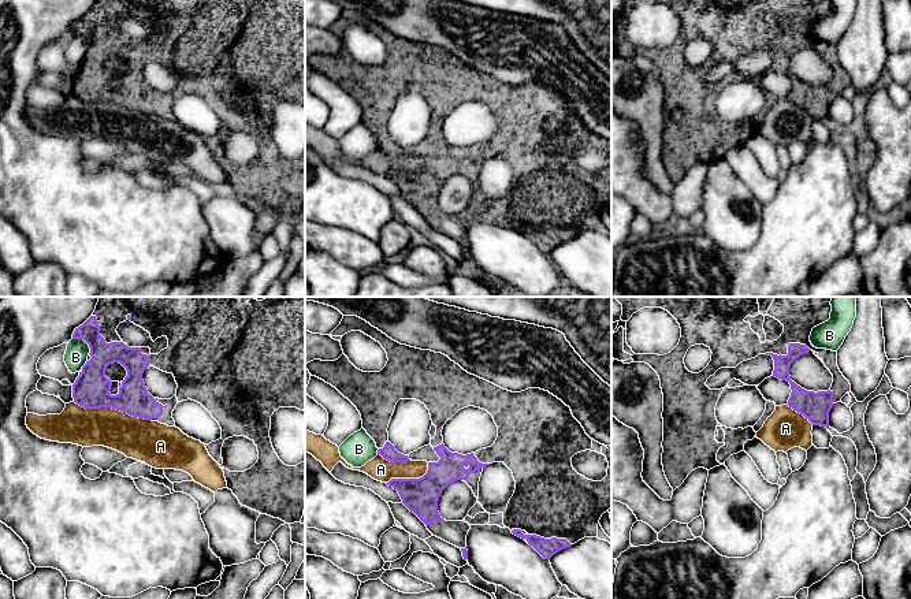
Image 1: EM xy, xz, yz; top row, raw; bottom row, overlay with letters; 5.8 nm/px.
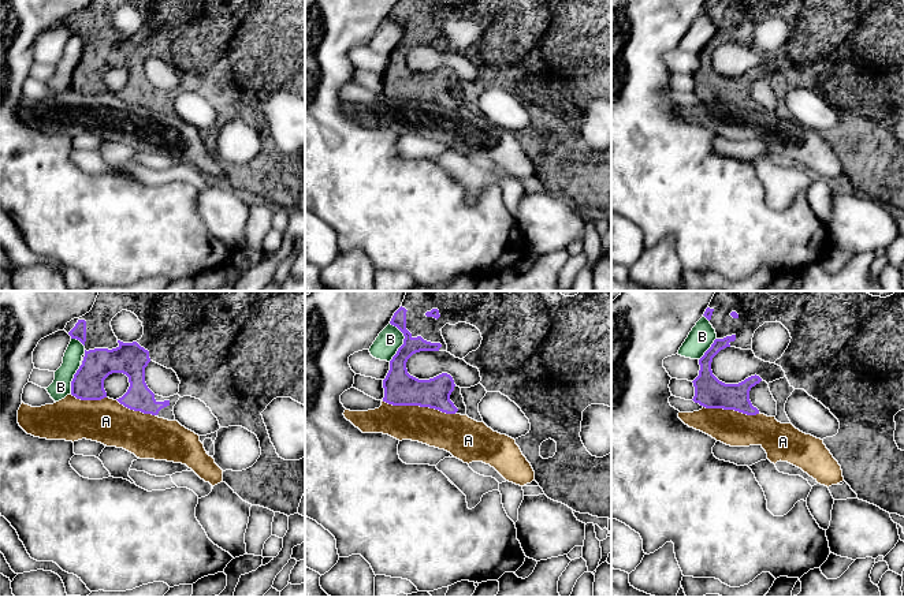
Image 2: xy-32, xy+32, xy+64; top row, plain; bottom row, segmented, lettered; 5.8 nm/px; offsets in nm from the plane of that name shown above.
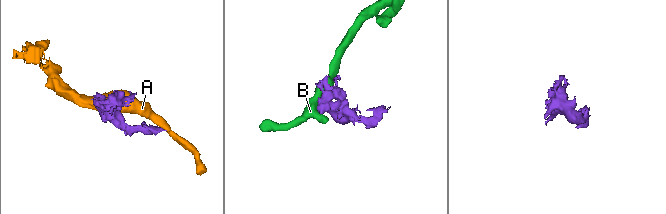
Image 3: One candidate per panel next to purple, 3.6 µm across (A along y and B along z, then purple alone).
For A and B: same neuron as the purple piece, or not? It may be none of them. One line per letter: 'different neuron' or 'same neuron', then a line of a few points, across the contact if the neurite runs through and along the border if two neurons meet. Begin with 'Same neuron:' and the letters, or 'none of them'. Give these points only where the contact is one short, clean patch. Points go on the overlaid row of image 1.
Same neuron: none of them
A: different neuron
B: different neuron

